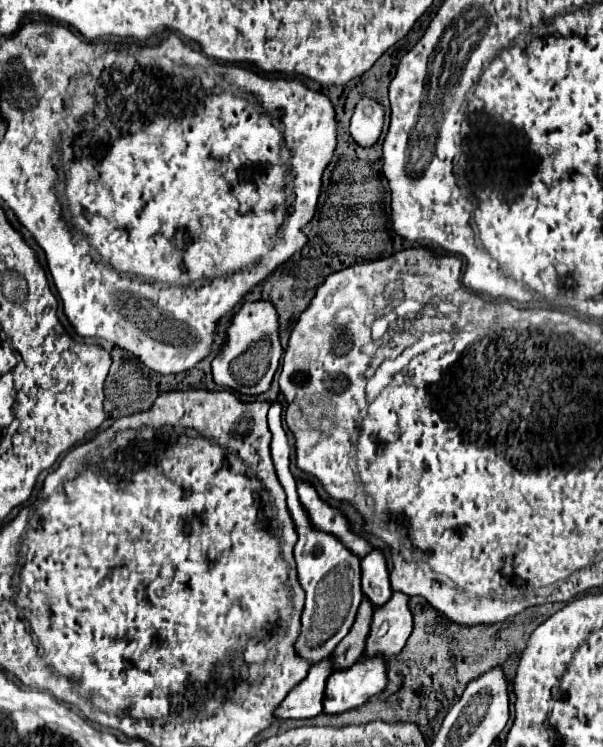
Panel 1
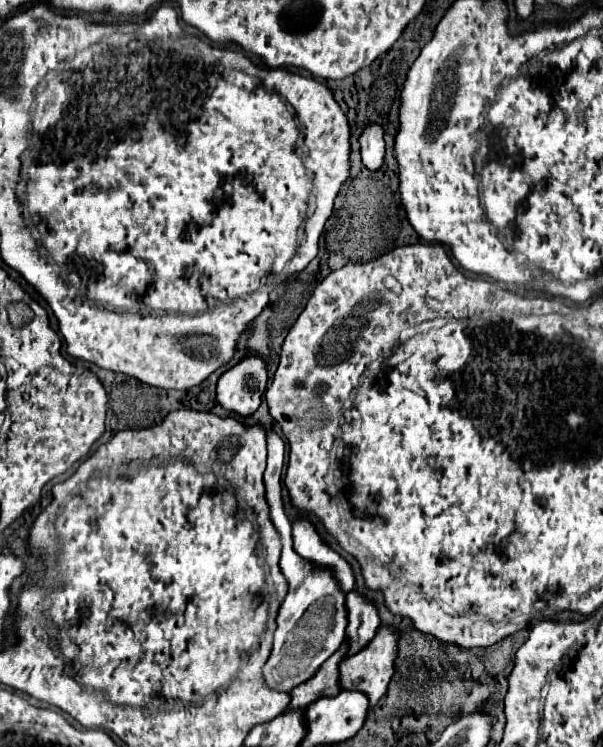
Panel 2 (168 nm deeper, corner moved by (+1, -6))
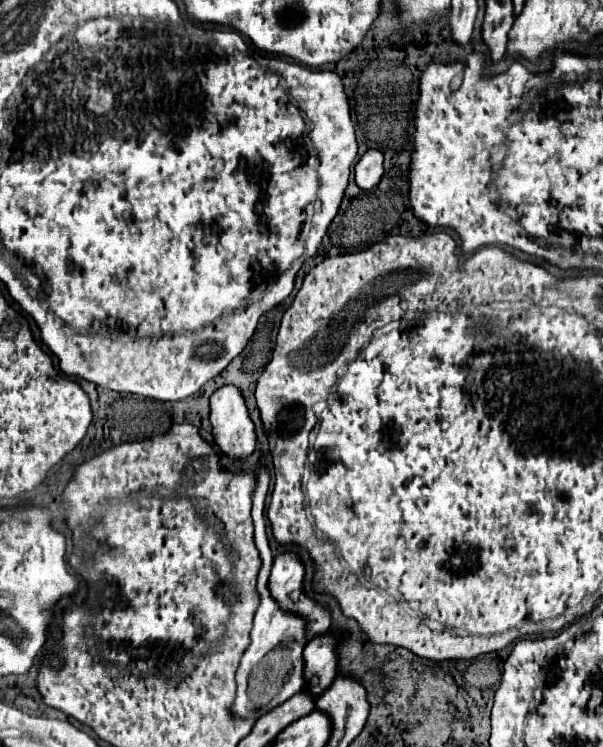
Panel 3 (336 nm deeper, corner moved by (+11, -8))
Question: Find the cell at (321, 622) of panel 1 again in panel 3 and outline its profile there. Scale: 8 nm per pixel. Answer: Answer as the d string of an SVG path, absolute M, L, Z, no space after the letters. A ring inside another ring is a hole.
M259 466L251 514L253 514L253 522L255 522L255 544L257 544L257 548L261 552L261 560L263 560L261 572L257 578L257 592L261 594L261 604L259 604L255 620L253 620L251 644L237 670L237 698L233 704L233 712L243 718L263 716L271 708L289 700L293 694L301 692L305 686L303 648L307 646L307 620L301 618L299 614L285 612L269 592L269 574L271 574L271 566L273 566L273 552L271 552L269 538L267 538L267 518L265 518L267 490L269 490L269 470L267 470L267 466Z

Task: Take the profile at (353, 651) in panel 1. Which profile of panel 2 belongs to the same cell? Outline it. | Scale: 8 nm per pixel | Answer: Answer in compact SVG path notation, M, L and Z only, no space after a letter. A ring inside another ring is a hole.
M343 642L339 652L335 652L335 656L331 656L331 660L327 660L327 664L323 664L323 668L319 668L319 672L311 680L291 690L291 708L307 708L309 704L313 704L323 696L337 696L341 692L339 662L343 660L345 652L347 652L347 644Z

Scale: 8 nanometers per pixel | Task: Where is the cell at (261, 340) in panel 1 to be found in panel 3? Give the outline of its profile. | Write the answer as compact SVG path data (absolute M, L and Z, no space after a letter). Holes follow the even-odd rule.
M221 386L211 394L211 426L219 450L231 458L245 458L255 450L255 430L249 418L249 410L243 400L243 392L237 386Z

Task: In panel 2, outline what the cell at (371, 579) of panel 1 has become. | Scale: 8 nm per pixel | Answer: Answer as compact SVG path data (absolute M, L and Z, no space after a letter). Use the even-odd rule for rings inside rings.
M355 590L349 592L347 594L347 636L345 636L349 644L347 656L353 656L363 646L367 646L367 642L373 640L379 624L381 620L377 616L377 608Z

